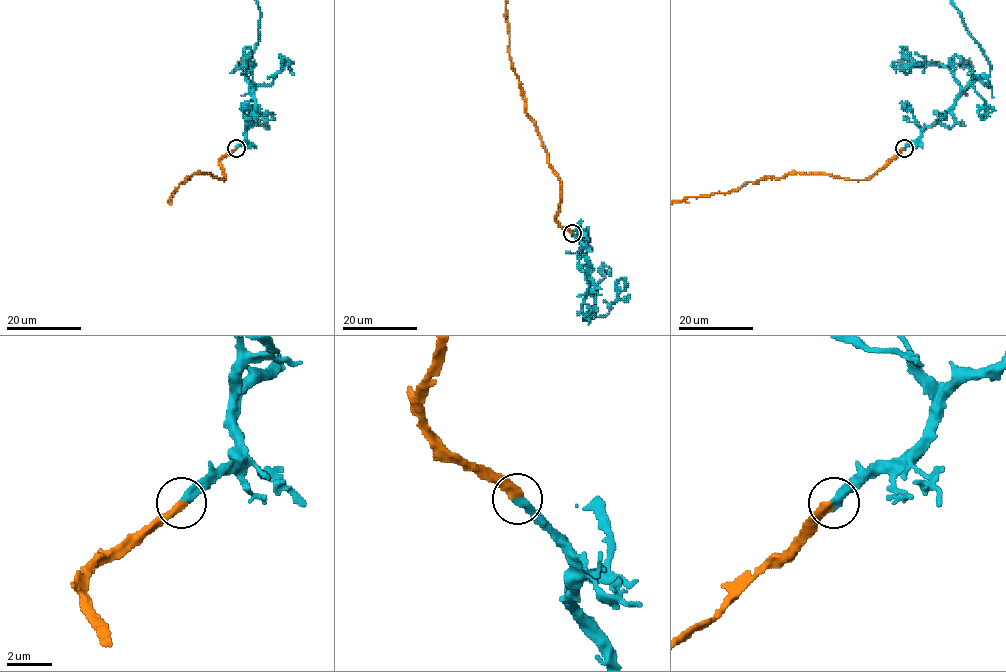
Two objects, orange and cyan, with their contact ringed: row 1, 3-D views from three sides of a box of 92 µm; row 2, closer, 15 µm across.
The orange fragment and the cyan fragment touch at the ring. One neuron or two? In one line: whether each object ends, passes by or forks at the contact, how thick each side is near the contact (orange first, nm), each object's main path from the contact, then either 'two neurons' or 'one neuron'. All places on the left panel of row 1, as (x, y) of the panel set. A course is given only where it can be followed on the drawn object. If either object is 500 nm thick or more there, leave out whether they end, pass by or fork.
orange ends | cyan ends | 400/400 nm | cyan via (236, 147), (244, 141), (245, 130), (252, 123), (254, 98), (246, 77), (257, 41), (260, 13) | one neuron

